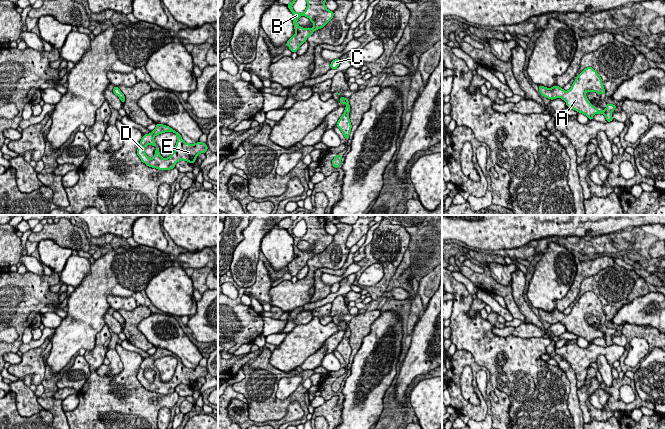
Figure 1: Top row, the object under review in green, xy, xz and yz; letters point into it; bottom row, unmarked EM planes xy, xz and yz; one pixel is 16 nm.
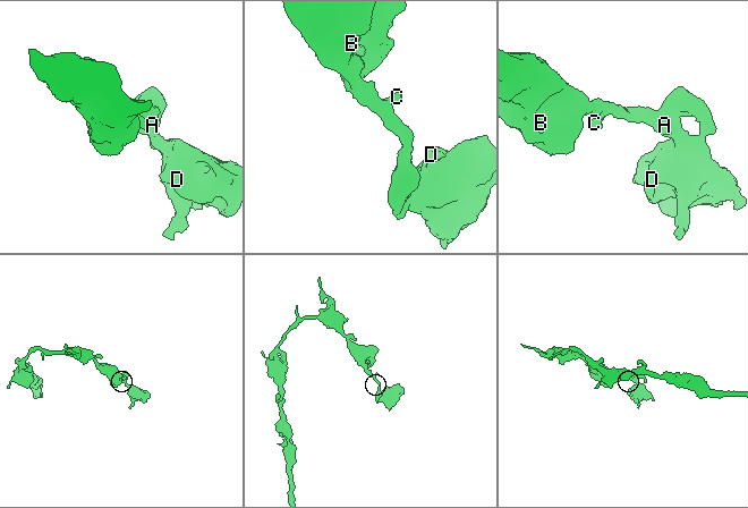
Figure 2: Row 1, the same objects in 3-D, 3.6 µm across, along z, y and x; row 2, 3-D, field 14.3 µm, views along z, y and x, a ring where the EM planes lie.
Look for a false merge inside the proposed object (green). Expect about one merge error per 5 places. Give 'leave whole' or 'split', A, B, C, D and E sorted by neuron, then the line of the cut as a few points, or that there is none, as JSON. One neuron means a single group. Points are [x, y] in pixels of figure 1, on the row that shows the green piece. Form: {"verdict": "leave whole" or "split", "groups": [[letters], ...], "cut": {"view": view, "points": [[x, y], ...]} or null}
{"verdict": "leave whole", "groups": [["A", "B", "C", "D", "E"]], "cut": null}

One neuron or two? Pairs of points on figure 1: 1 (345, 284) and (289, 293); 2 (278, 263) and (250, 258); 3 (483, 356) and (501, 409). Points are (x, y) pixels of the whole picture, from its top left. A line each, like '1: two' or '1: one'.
1: two
2: two
3: two

